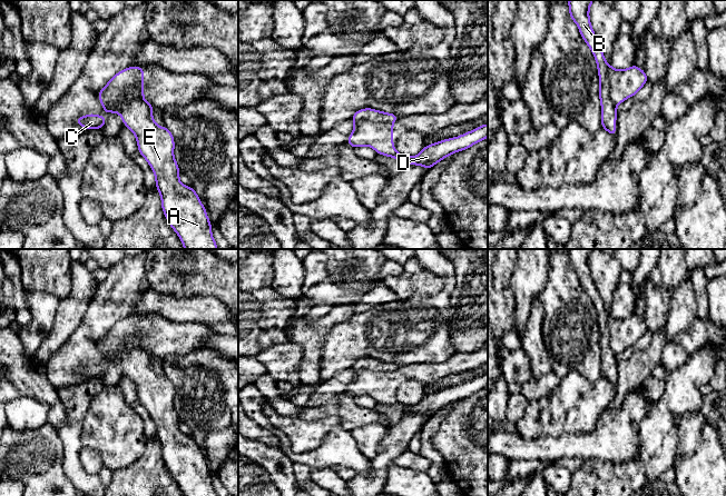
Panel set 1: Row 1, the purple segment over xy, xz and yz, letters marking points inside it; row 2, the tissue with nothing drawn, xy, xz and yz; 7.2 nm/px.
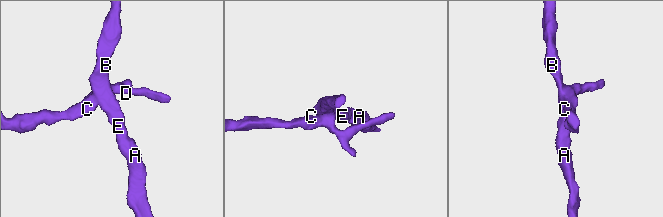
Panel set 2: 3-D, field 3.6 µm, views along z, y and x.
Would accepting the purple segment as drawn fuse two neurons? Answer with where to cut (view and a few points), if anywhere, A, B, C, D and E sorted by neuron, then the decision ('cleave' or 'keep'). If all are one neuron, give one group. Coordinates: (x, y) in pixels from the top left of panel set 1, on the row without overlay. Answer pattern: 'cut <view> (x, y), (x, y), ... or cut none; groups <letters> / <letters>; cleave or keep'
cut yz (608, 315), (609, 347), (616, 354); groups A B E / C D; cleave

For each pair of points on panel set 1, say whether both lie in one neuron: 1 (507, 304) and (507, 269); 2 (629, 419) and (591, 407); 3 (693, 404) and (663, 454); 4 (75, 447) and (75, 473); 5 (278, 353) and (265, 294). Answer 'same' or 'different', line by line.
1: same
2: different
3: same
4: same
5: different

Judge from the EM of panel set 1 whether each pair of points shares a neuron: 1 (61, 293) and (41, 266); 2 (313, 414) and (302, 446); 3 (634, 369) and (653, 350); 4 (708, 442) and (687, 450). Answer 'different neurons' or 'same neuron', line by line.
1: same neuron
2: different neurons
3: same neuron
4: different neurons

